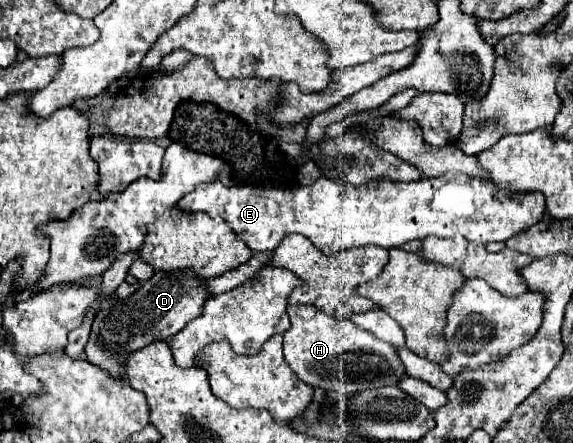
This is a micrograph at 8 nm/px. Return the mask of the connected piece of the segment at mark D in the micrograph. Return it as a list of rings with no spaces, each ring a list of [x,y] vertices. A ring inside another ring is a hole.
[[[157,271],[131,297],[123,301],[117,299],[97,313],[91,327],[91,337],[85,347],[87,361],[101,367],[103,371],[109,371],[113,379],[127,381],[127,357],[153,341],[167,341],[169,337],[179,333],[183,325],[199,317],[201,305],[207,297],[209,293],[201,287],[201,277],[195,277],[193,271]]]

